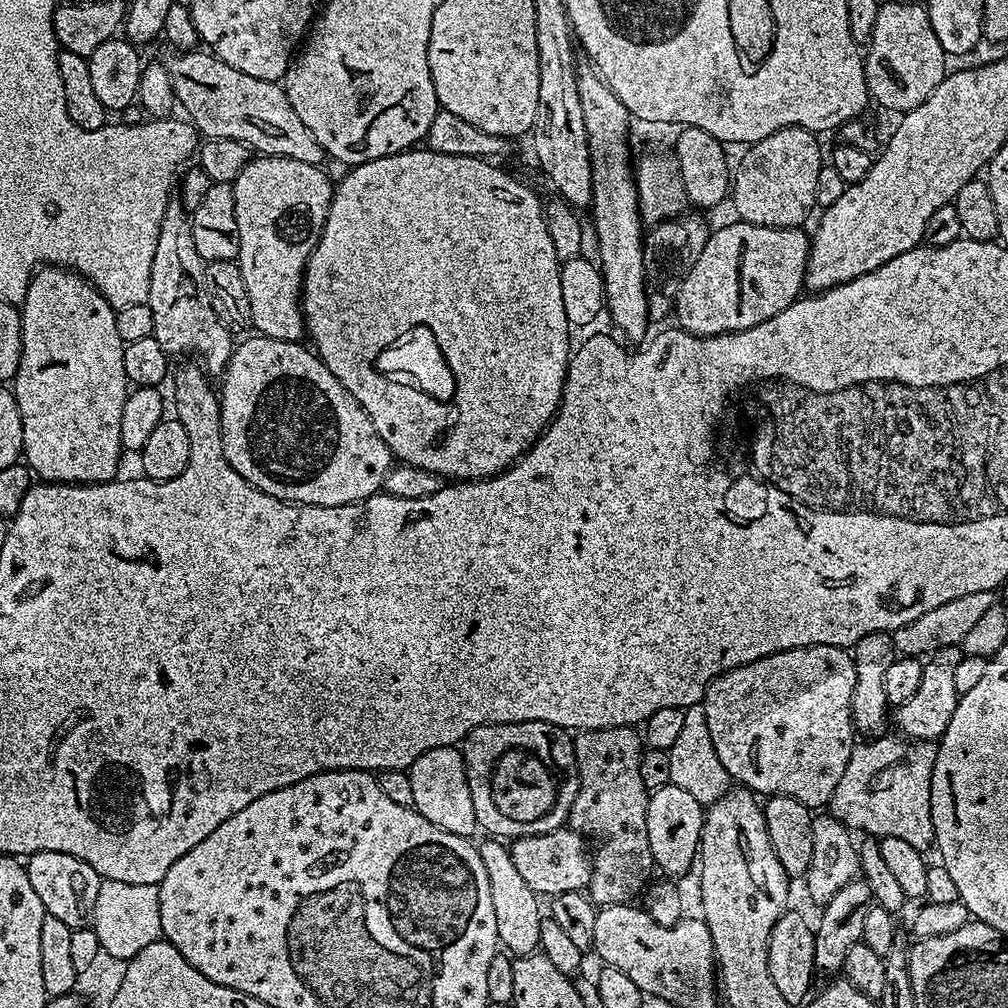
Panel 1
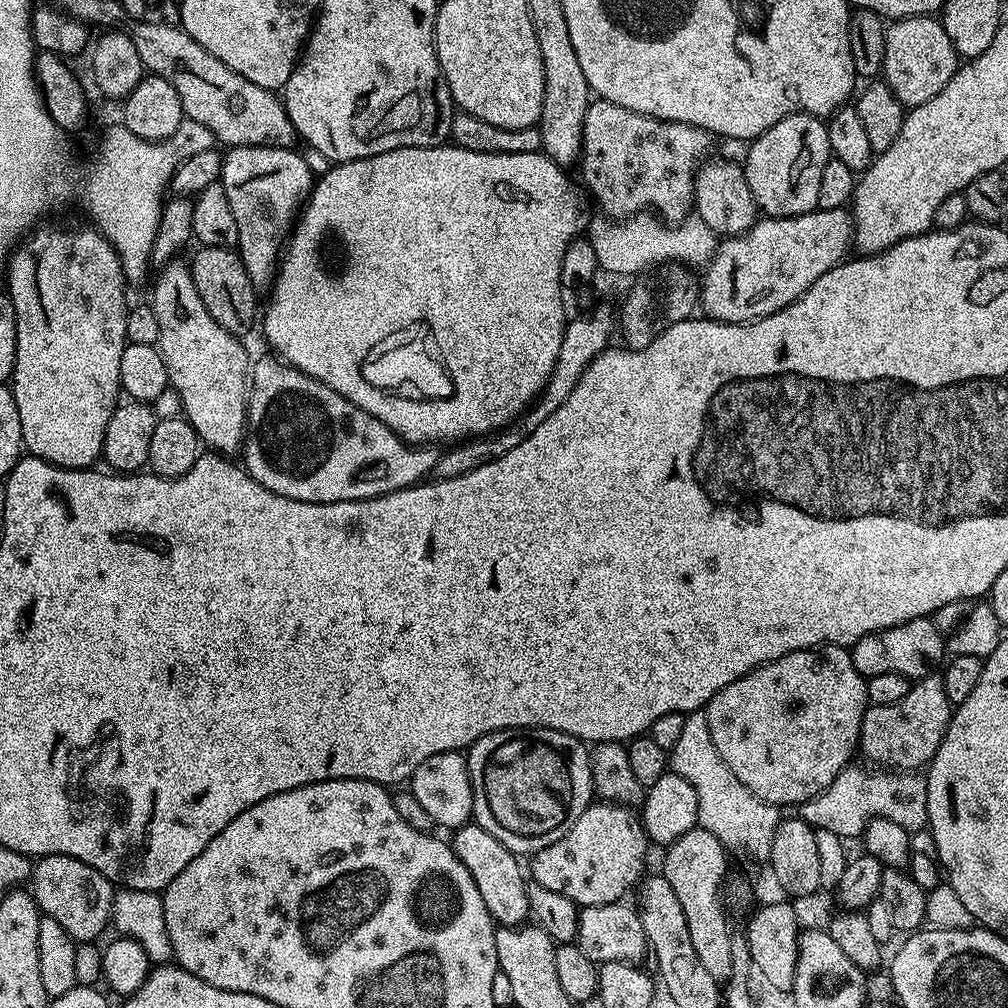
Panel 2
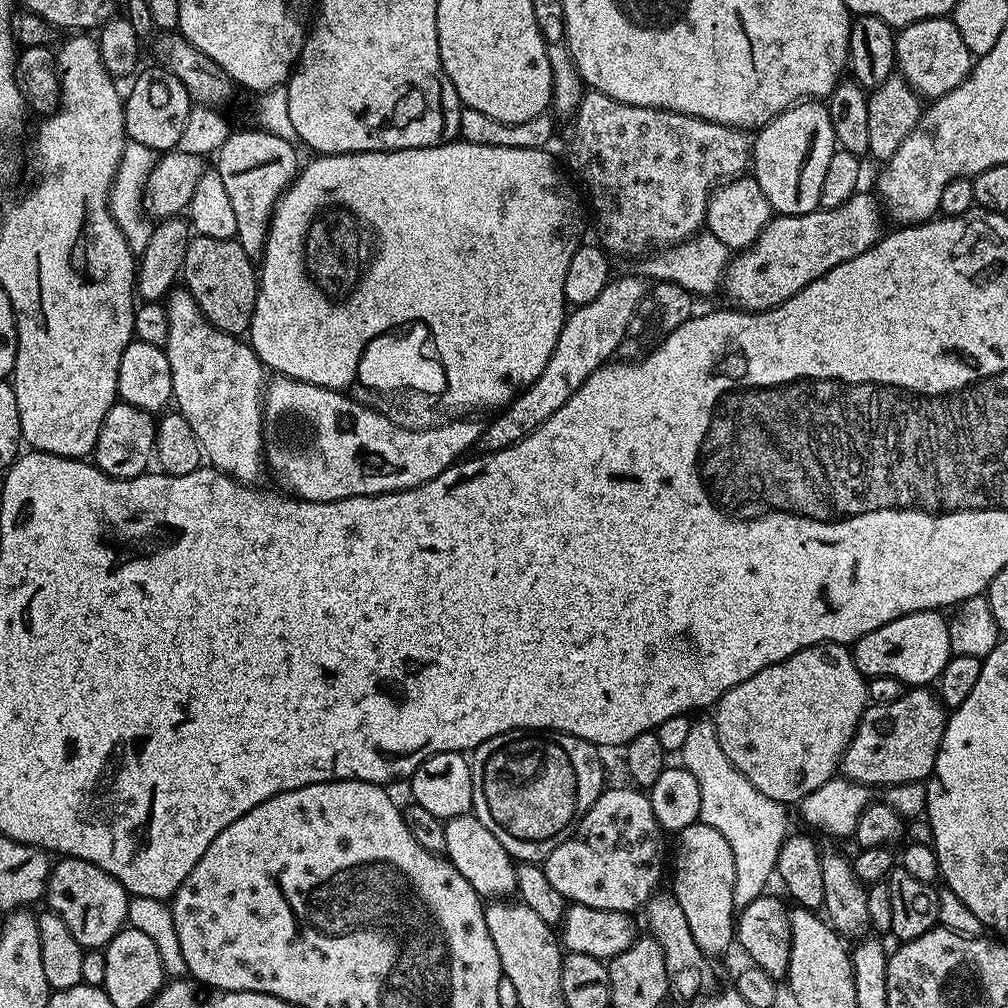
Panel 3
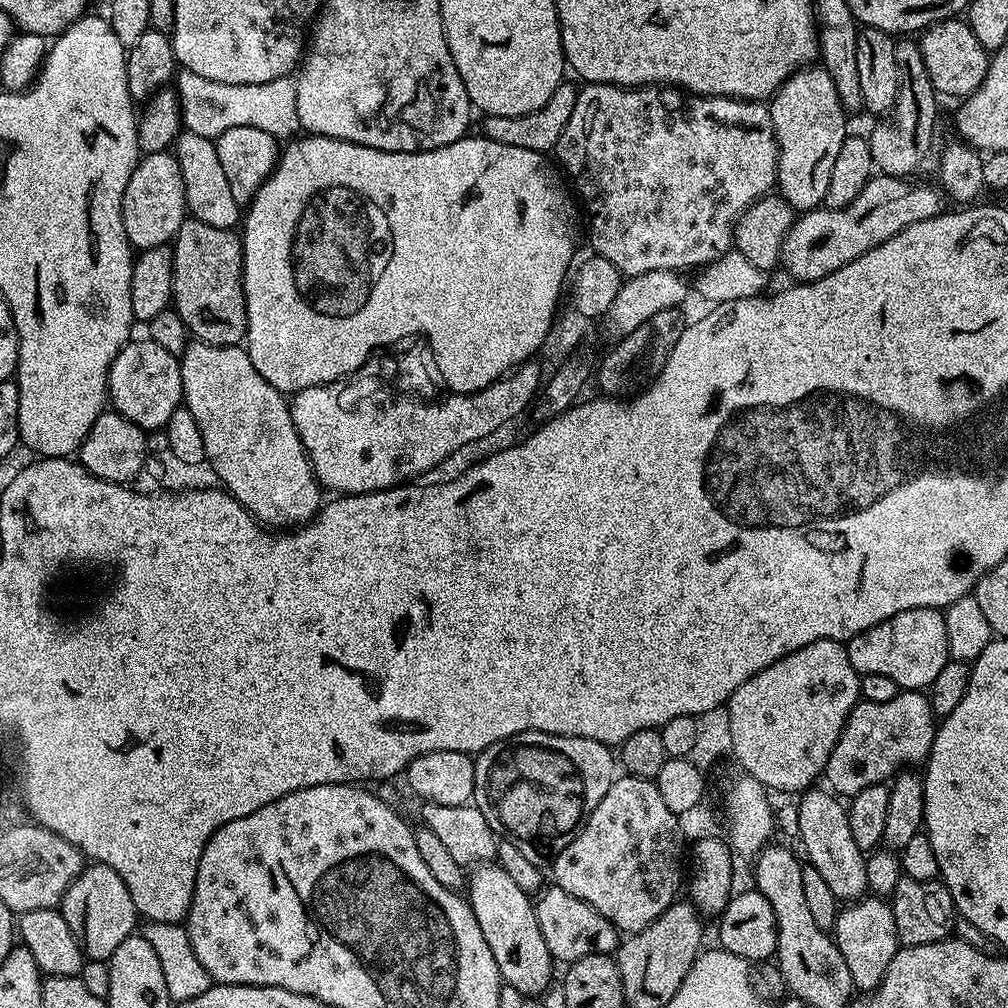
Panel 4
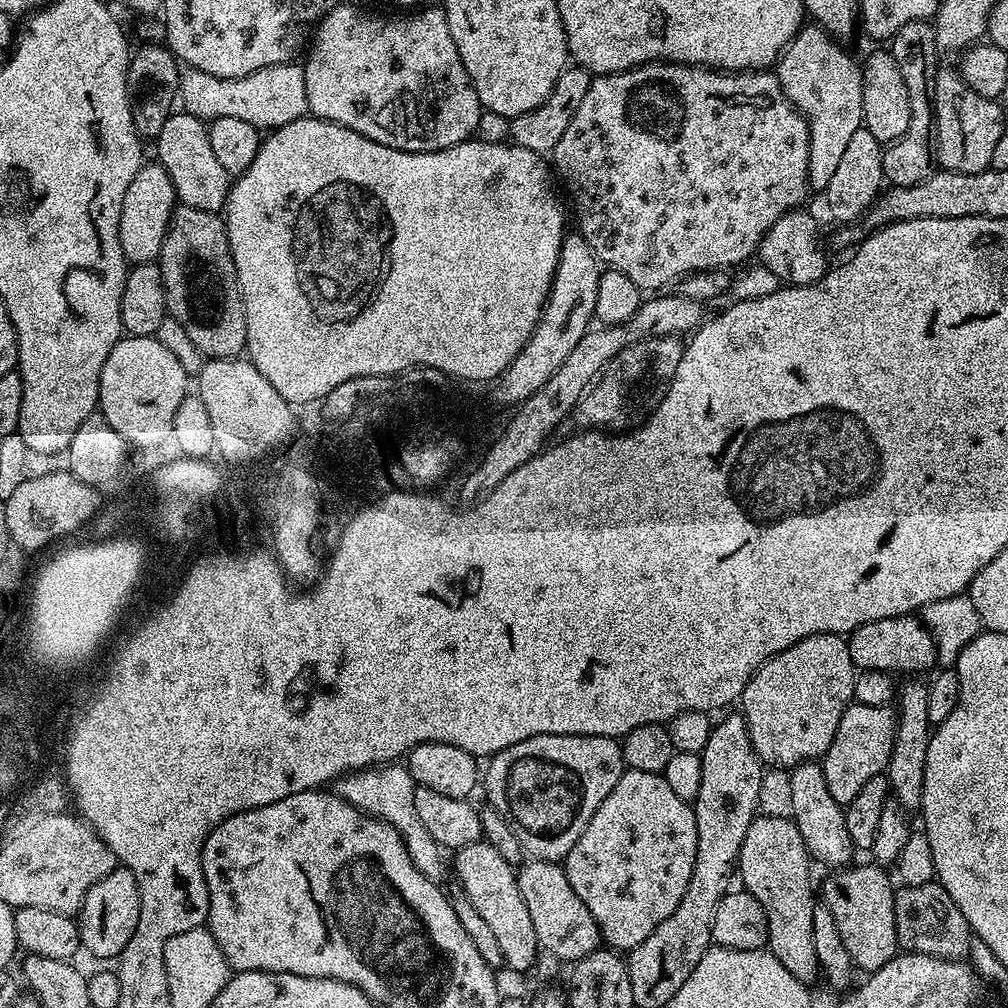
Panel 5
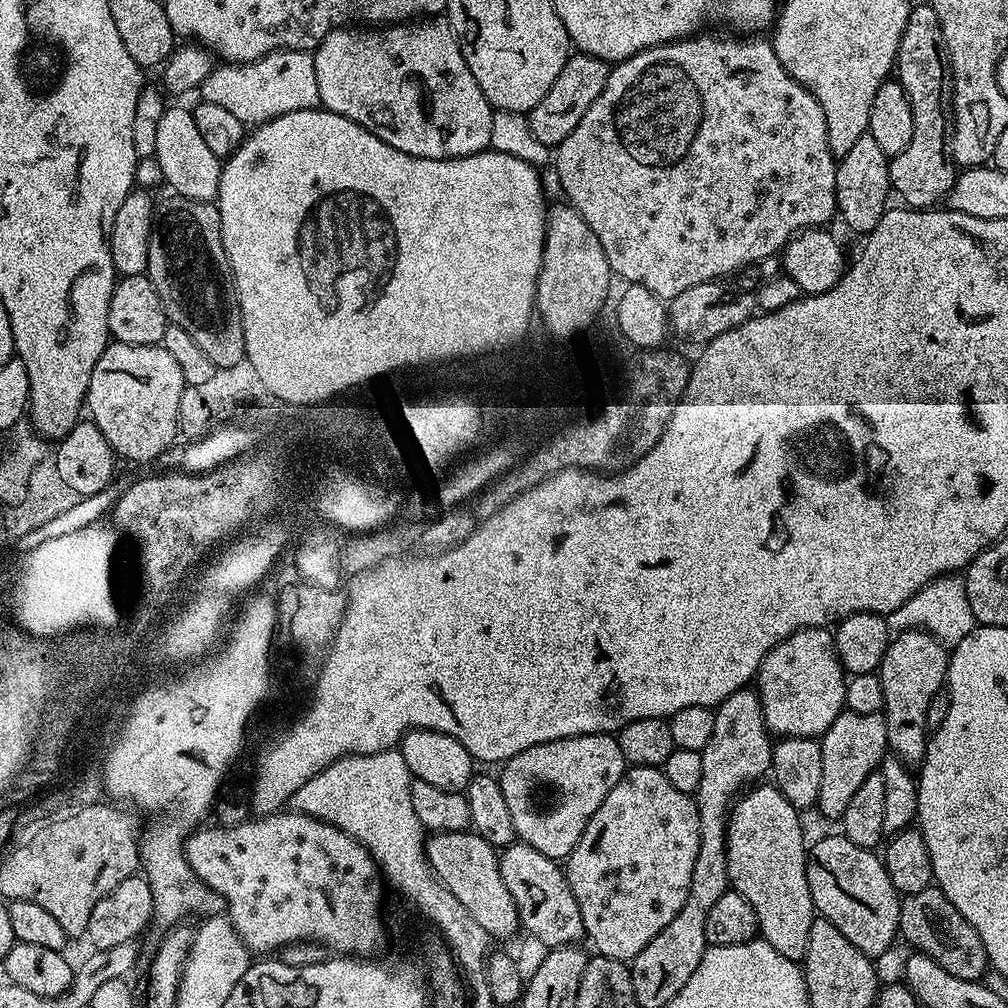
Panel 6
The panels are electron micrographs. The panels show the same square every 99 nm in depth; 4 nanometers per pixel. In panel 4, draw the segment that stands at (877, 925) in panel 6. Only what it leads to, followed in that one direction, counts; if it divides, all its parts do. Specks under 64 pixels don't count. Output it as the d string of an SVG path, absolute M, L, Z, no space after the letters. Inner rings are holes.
M869 895L841 907L836 914L834 939L846 962L846 970L850 970L853 985L859 991L861 988L864 994L875 992L898 947L891 903L879 896Z

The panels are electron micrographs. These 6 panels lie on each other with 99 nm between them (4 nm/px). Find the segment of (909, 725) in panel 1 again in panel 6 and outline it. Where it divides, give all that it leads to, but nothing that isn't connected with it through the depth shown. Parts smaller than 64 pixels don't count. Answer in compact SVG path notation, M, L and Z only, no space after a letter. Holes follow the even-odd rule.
M847 710L824 731L820 740L822 750L822 786L818 790L815 807L828 820L843 821L846 805L854 798L854 790L879 769L889 751L886 722L881 714L854 714Z

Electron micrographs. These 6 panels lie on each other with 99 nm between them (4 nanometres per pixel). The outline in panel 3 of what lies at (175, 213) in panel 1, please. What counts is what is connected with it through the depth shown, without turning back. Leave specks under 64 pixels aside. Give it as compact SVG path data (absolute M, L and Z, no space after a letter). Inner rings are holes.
M173 290L166 297L170 338L163 348L170 362L172 400L175 411L190 422L203 459L239 484L255 485L266 470L264 407L266 369L251 343L219 332L202 314L186 290Z

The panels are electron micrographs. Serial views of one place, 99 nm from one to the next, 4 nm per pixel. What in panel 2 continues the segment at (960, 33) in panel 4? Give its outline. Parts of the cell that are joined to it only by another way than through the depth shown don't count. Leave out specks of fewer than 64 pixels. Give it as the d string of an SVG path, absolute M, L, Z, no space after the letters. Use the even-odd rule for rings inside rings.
M935 15L908 16L888 28L882 80L894 90L901 104L915 106L934 98L954 78L957 67L954 42Z

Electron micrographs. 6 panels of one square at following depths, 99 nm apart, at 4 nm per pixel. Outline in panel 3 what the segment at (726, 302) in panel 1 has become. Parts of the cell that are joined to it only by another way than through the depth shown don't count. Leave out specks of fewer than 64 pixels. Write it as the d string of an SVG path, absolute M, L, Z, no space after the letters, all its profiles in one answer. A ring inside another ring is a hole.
M857 191L837 208L820 208L801 216L777 215L769 220L756 243L731 261L726 274L726 288L740 299L739 307L749 312L776 308L810 282L822 278L822 274L834 270L834 266L873 248L882 235L882 204L873 193L872 197L864 191Z

